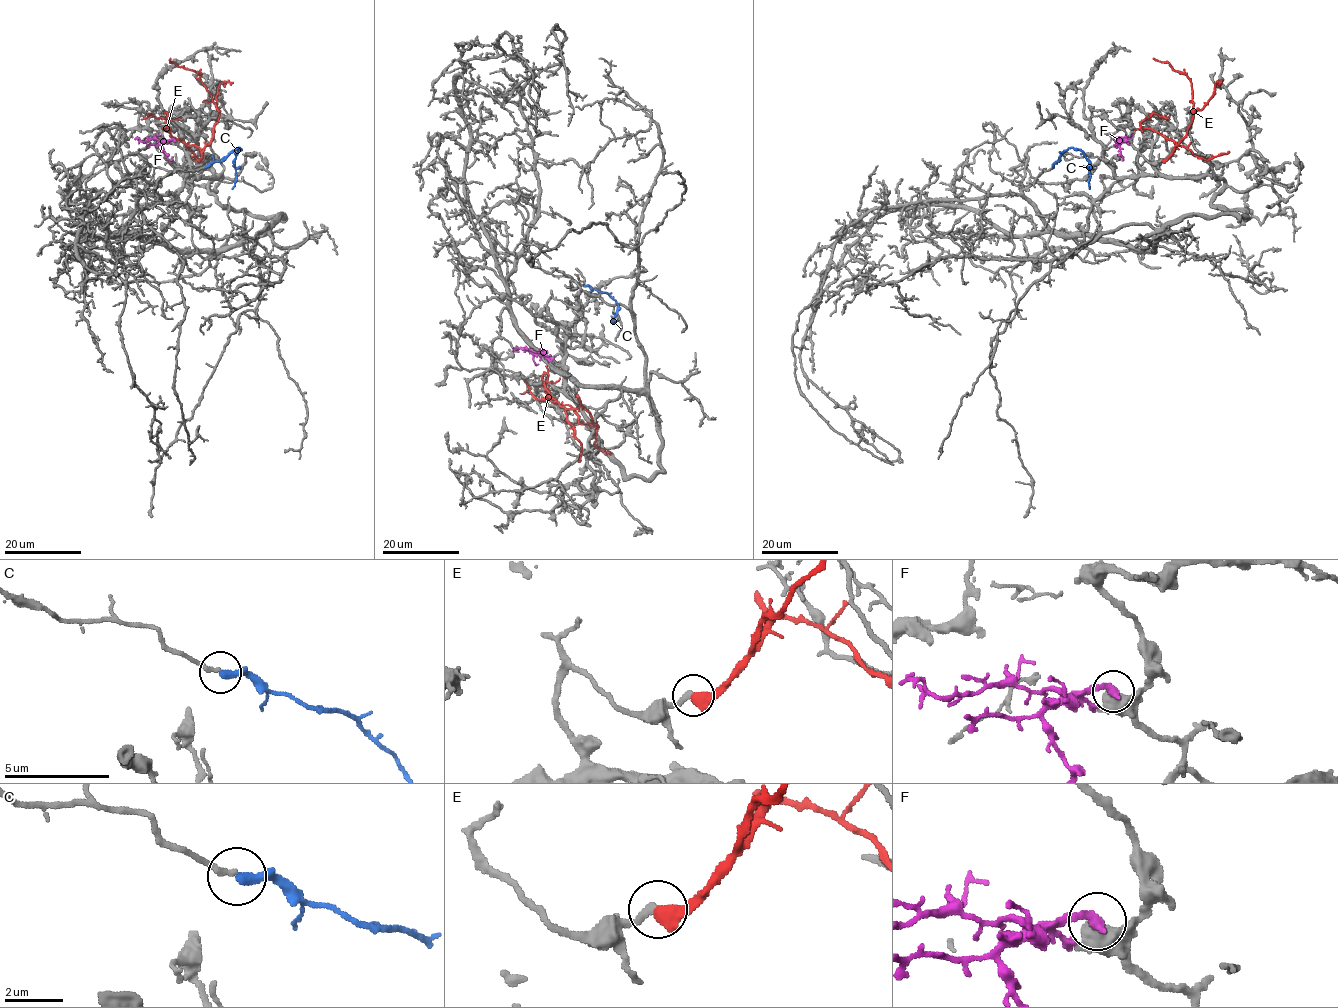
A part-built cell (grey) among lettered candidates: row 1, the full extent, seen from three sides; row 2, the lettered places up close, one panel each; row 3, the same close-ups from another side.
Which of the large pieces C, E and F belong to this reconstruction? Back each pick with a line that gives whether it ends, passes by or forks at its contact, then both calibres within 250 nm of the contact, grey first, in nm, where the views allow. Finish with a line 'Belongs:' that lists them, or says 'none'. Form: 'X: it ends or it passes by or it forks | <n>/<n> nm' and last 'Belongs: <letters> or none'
C: it ends | 220/340 nm
Belongs: C

